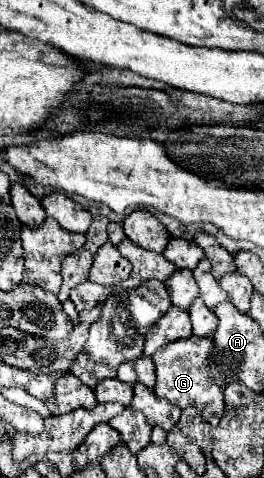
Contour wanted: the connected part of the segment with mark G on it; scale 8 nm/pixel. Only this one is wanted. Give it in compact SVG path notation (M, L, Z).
M191 335L187 339L177 339L175 343L161 347L151 359L155 361L157 367L157 383L153 387L155 395L159 399L169 399L173 405L181 409L195 407L201 413L201 417L215 427L219 425L219 419L225 411L225 401L223 401L223 389L219 389L219 385L211 379L209 357L213 345L215 345L213 337Z

